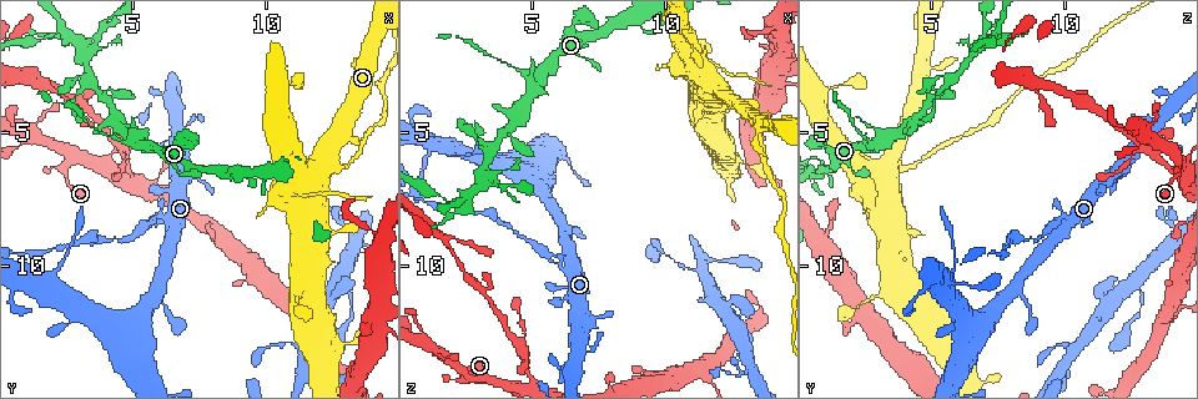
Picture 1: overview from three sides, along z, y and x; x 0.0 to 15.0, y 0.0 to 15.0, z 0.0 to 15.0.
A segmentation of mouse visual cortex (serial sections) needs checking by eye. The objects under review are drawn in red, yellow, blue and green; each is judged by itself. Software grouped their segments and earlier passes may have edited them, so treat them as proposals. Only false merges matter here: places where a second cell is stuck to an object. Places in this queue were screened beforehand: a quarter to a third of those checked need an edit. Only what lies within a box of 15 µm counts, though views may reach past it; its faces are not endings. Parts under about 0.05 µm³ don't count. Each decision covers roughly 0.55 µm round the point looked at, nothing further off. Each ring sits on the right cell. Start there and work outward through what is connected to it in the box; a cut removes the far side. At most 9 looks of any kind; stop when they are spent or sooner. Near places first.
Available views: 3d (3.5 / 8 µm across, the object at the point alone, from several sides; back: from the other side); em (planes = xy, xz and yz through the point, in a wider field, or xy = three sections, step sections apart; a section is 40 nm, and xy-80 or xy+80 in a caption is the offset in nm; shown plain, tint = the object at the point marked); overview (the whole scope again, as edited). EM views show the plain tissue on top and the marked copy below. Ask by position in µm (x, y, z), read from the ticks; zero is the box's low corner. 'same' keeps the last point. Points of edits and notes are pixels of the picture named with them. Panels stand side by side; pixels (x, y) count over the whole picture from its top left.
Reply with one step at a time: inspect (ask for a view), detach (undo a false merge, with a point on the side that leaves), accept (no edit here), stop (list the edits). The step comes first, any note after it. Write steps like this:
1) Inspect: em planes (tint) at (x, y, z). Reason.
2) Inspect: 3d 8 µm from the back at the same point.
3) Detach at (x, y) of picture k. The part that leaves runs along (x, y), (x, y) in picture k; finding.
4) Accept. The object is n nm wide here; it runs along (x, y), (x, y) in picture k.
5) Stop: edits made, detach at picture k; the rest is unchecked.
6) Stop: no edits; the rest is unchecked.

Inspect: 3d 3.5 µm from the back at (4.5, 5.3, 2.5). Calibre changes.

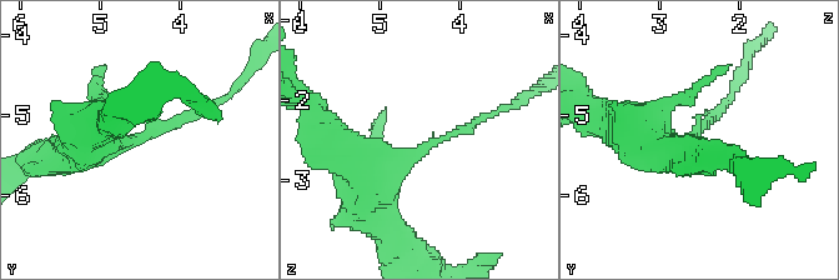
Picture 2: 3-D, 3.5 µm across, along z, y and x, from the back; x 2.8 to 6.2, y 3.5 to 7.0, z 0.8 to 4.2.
Inspect: em xy step 1 (tint) at (4.40, 5.25, 2.60). Now the EM.

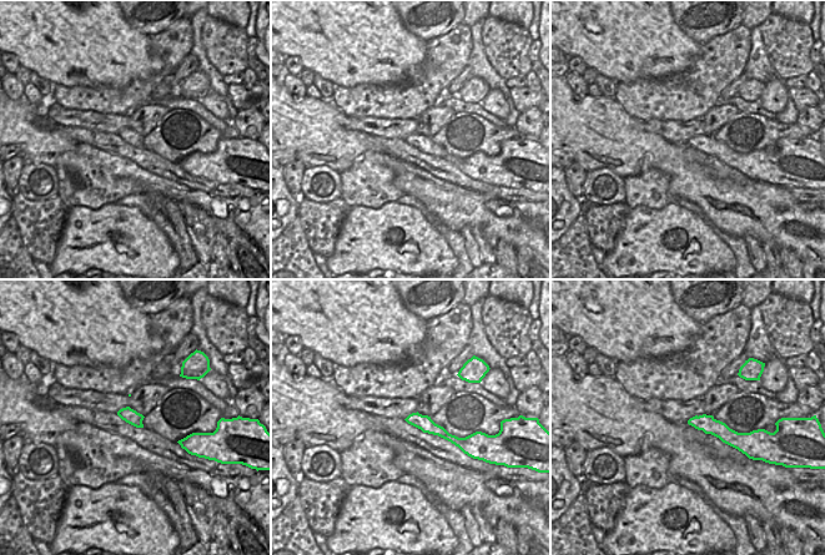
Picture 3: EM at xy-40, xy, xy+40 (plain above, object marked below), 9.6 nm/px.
Detach at (181, 118) of picture 2. The arms are 150, 450 nm wide; a border runs along (140, 414), (134, 425) in picture 3; two cells meet here.

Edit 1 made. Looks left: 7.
Inspect: overview.

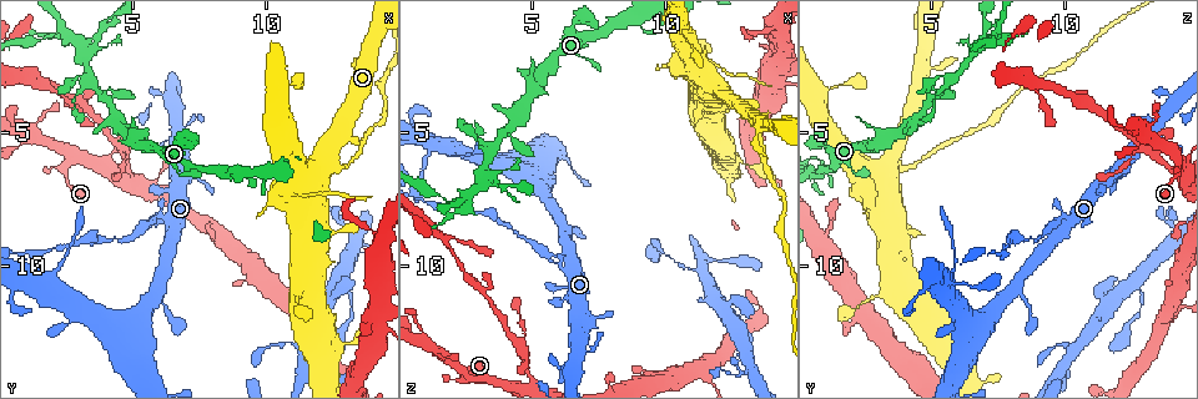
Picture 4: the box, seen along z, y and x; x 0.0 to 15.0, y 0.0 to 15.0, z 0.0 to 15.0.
Inspect: 3d 3.5 µm at (3.6, 3.3, 5.4). Sharp bend.

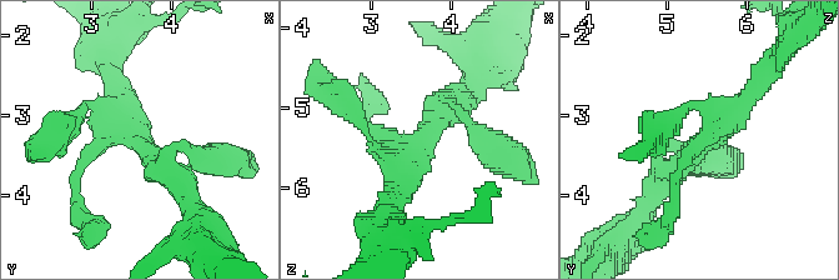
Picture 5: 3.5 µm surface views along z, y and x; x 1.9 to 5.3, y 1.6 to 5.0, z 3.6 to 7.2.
Inspect: em planes (tint) at (3.65, 3.35, 5.45). 4 arms meet here; the arms are 150, 200, 300, 350 nm wide; now the EM.

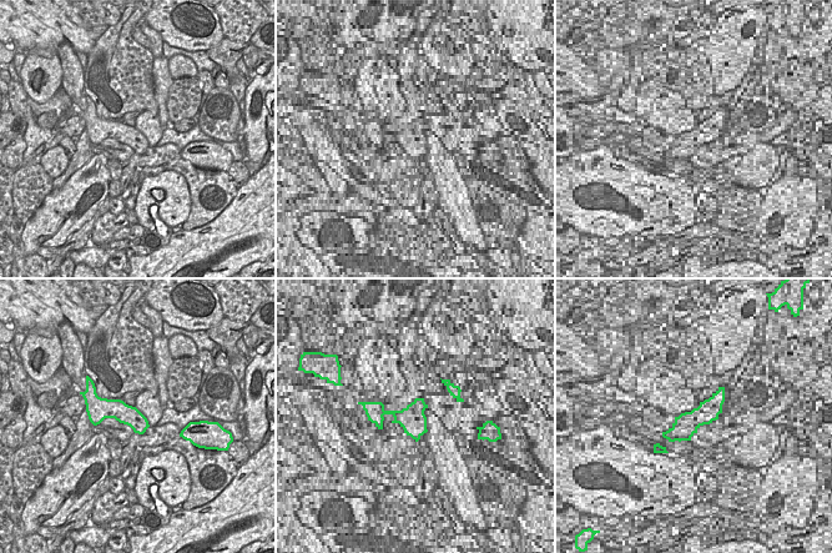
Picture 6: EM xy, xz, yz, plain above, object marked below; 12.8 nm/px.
Accept. The object is 260 nm wide here; it runs along (656, 196), (758, 85) in picture 5; one cell here.

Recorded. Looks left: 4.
Inspect: 3d 3.5 µm at (2.6, 1.3, 7.5). Two arms in line, one across.

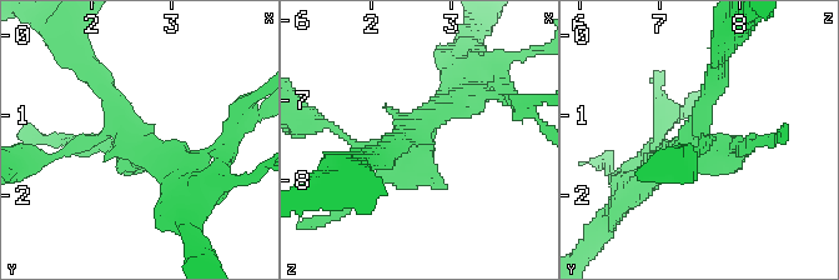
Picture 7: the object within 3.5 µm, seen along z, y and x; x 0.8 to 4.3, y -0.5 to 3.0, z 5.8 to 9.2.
Detach at (740, 158) of picture 7. A second cell is stuck on.

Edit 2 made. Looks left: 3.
Inspect: overview.

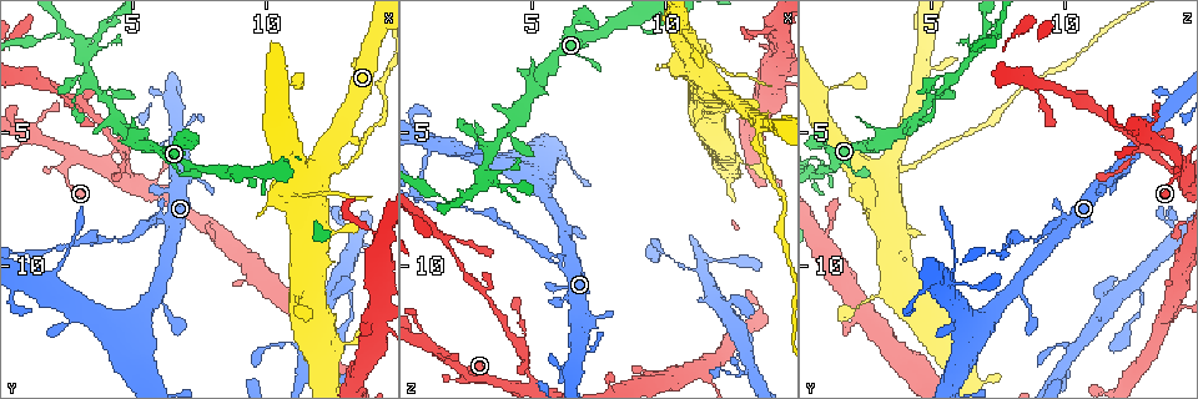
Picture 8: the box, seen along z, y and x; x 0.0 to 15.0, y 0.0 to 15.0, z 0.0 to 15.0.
Inspect: 3d 3.5 µm at (1.9, 10.3, 5.7). Thin arm on a thick one.

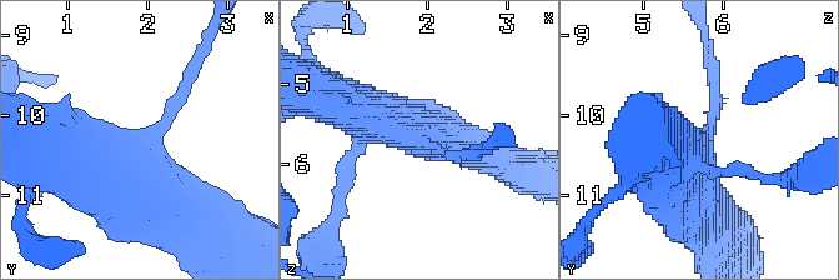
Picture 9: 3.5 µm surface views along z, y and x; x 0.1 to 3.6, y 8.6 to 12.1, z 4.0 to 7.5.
Inspect: em xy step 1 (tint) at (1.95, 10.35, 5.75). 3 arms meet here; the arms are 150, 600, 600 nm wide; need the tissue.

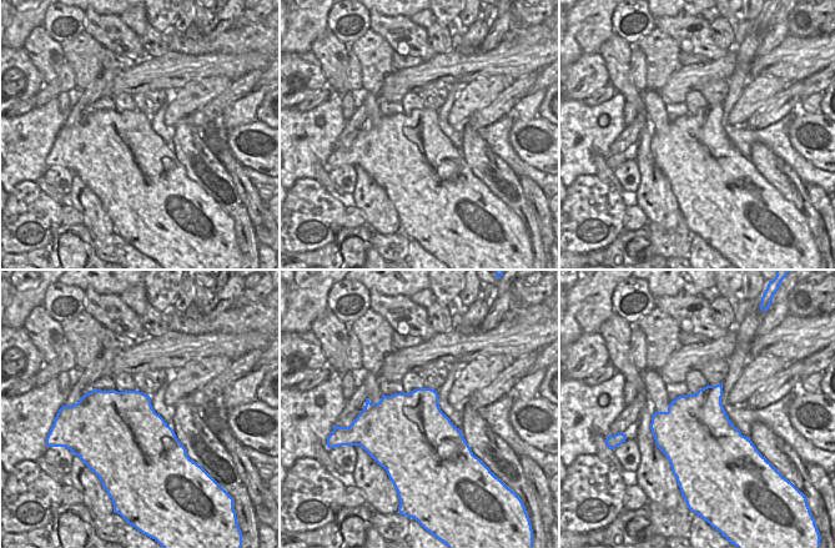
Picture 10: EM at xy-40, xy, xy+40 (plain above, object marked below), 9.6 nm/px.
Accept. It runs along (177, 213), (142, 181), (142, 143), (192, 74) in picture 9; all the same cell.

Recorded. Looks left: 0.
Stop: edits made, detach at picture 2, detach at picture 7; the rest is unchecked.

